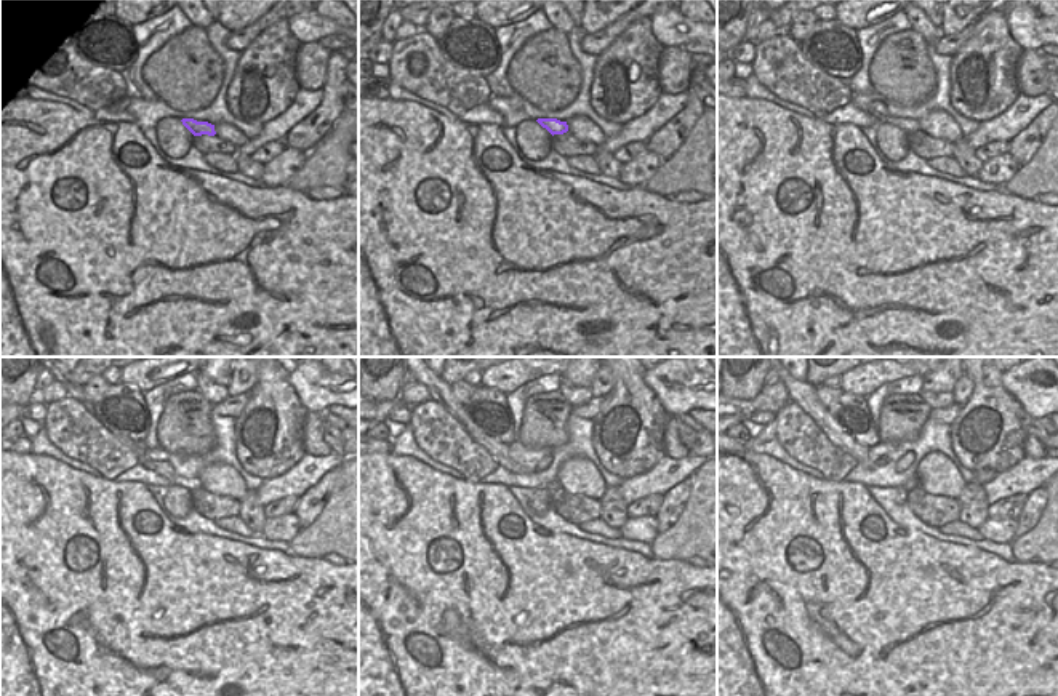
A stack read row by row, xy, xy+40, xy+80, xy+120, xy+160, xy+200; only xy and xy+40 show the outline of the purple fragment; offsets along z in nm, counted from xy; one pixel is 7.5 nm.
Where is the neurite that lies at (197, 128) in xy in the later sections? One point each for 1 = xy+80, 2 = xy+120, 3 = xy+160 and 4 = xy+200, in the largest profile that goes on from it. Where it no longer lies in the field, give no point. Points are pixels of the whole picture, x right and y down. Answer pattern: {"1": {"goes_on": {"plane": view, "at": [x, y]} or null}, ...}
{"1": {"goes_on": {"plane": "xy+80", "at": [876, 109]}}, "2": {"goes_on": {"plane": "xy+120", "at": [164, 469]}}, "3": {"goes_on": {"plane": "xy+160", "at": [439, 391]}}, "4": {"goes_on": {"plane": "xy+200", "at": [801, 392]}}}

